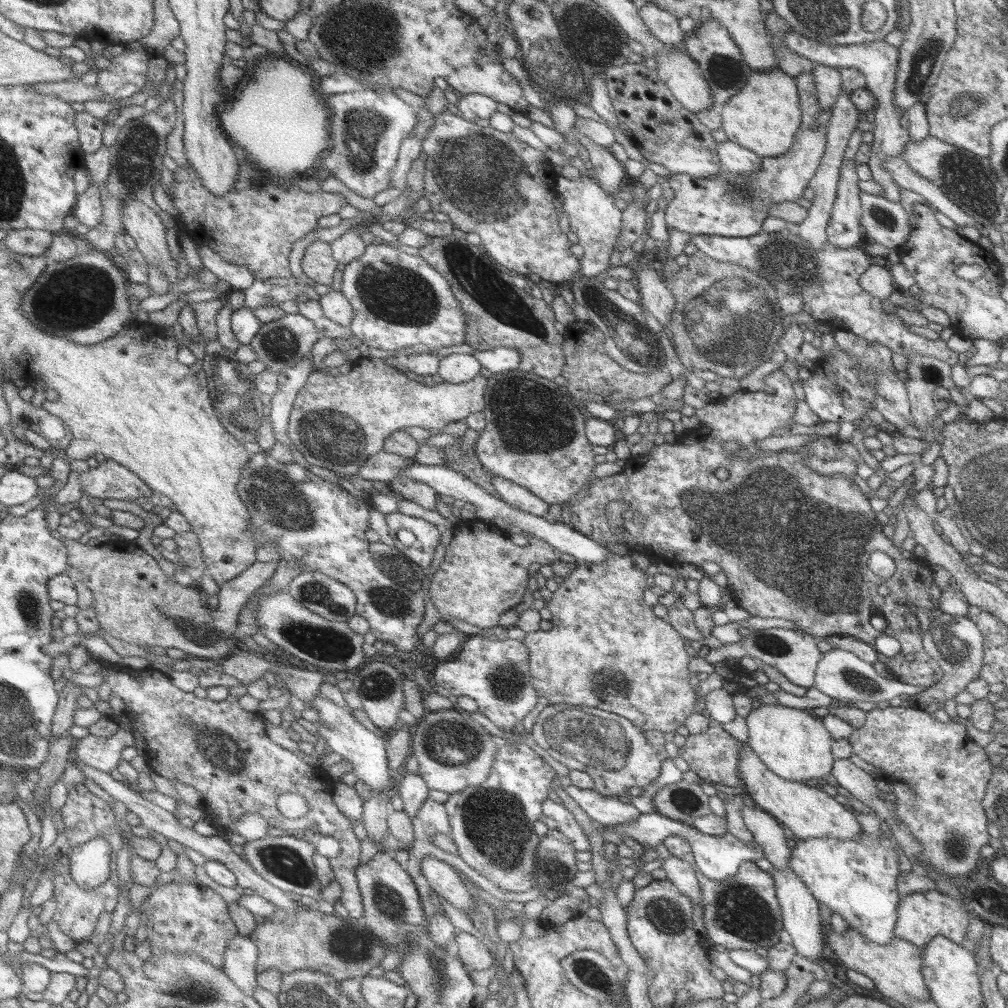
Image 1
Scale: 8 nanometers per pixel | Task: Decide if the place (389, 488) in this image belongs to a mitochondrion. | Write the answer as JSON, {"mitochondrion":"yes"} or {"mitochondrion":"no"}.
{"mitochondrion":"no"}

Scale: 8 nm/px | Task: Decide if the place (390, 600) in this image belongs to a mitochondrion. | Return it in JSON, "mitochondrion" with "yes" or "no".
{"mitochondrion":"yes"}

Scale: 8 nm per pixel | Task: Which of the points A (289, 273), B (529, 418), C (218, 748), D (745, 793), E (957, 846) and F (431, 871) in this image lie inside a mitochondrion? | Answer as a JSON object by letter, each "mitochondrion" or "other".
{"A":"other","B":"mitochondrion","C":"mitochondrion","D":"other","E":"mitochondrion","F":"other"}

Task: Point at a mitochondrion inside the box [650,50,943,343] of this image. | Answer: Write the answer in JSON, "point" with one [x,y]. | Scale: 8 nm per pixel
{"point":[788,263]}

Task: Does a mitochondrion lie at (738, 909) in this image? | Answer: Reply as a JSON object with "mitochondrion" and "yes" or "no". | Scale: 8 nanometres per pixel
{"mitochondrion":"yes"}

